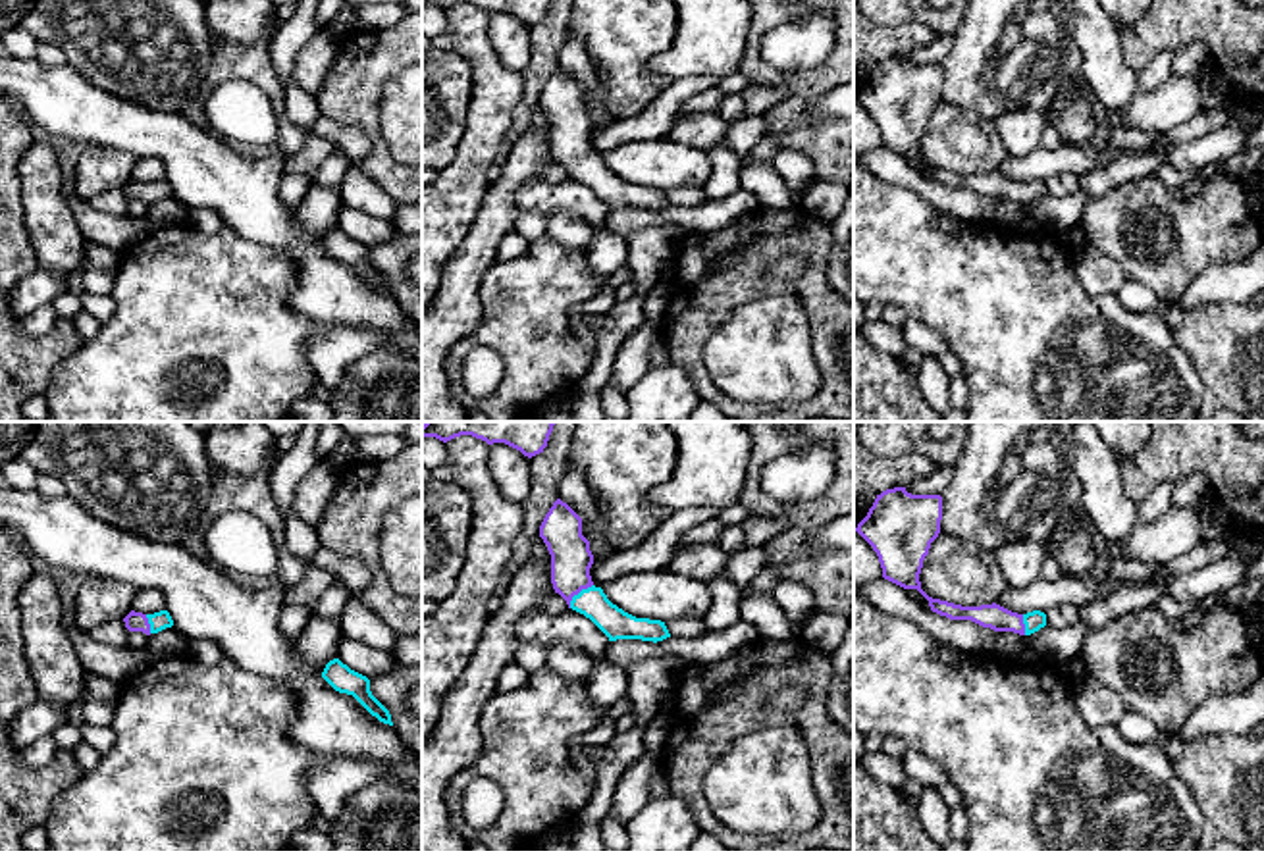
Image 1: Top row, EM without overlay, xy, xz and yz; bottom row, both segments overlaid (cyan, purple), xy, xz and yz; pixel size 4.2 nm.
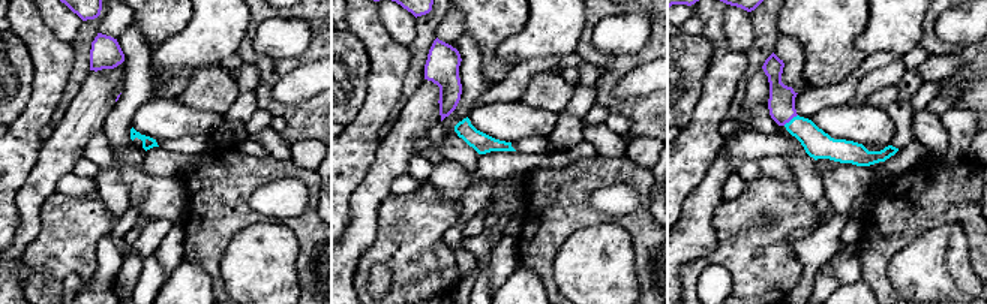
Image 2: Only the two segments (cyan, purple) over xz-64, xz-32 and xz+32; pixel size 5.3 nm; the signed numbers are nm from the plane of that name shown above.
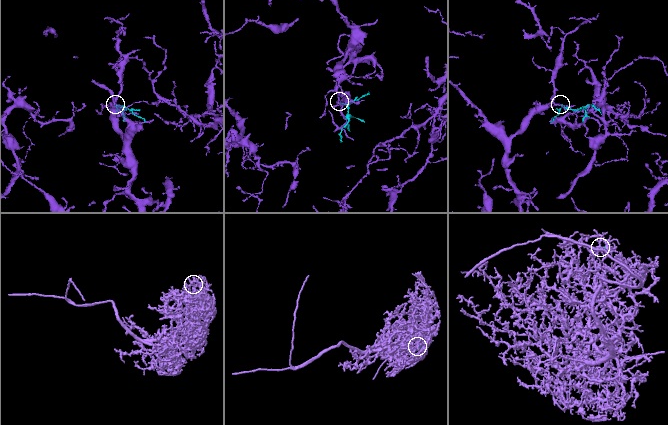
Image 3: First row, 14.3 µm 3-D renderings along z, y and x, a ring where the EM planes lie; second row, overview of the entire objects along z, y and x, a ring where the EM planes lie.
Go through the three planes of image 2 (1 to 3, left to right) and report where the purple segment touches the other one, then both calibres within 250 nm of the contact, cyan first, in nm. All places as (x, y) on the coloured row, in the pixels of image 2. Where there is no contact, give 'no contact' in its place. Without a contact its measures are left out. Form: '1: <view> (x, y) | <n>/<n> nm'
1: no contact
2: no contact
3: xz+32 (791, 120) | 150/140 nm

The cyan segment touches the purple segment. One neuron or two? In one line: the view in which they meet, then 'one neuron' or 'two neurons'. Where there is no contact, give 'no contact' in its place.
contact in xz; one neuron

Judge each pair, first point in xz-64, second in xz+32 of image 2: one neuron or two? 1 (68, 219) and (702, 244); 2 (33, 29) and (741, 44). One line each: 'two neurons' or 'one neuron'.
1: two neurons
2: two neurons

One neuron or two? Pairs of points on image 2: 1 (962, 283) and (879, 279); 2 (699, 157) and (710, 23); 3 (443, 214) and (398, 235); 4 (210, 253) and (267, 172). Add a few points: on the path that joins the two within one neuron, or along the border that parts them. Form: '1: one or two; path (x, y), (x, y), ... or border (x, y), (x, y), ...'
1: two; border (906, 247), (888, 265), (887, 277), (893, 288)
2: one; path (705, 125), (719, 89), (719, 56)
3: one; path (432, 216), (422, 217), (408, 229)
4: one; path (210, 231), (212, 219), (245, 186)

